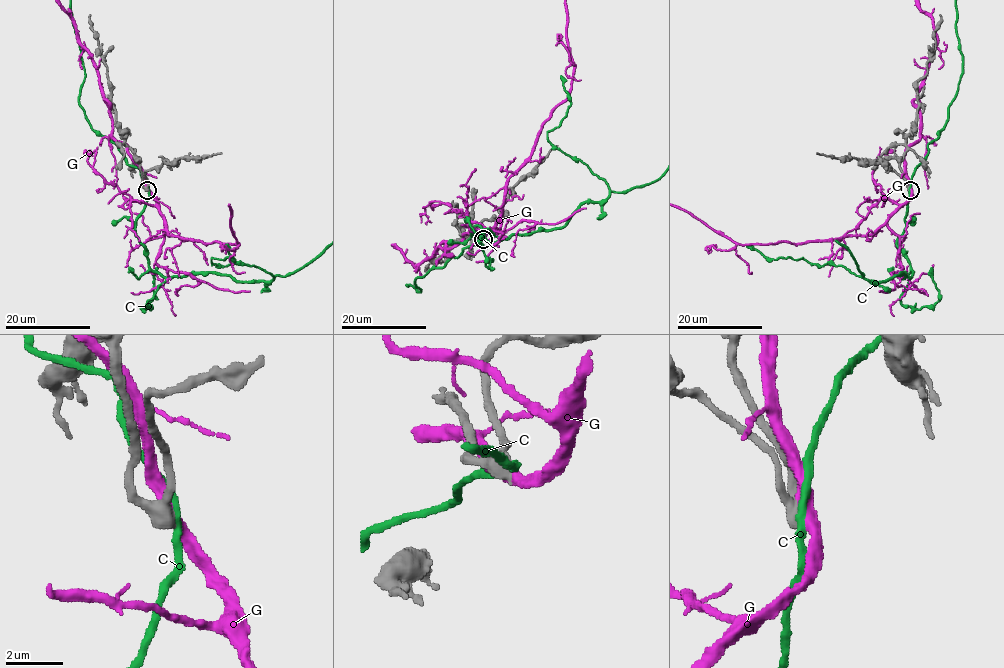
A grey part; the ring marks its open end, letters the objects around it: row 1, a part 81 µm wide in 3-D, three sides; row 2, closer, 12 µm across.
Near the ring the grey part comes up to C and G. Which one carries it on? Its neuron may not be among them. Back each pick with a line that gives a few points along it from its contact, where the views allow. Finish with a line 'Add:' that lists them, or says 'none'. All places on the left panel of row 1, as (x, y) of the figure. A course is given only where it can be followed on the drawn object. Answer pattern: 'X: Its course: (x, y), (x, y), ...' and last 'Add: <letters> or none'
Add: none

